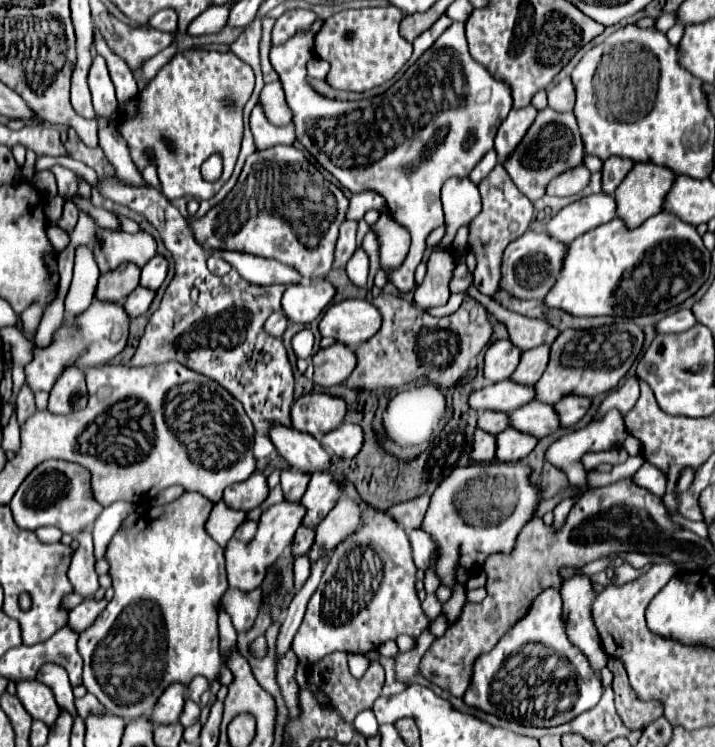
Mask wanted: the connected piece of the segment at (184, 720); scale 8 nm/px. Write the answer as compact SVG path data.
M185 696L185 706L183 706L183 712L181 712L179 724L185 724L185 726L193 724L193 722L199 718L199 712L201 712L199 704L195 704L193 700L189 700L189 698Z

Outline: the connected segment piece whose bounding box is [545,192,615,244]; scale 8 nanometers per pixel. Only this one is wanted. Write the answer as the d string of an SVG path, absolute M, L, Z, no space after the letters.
M591 194L583 196L581 200L565 206L559 210L547 224L545 232L547 236L553 236L555 240L567 244L569 240L575 240L577 236L593 230L595 226L601 226L615 218L615 204L611 196Z

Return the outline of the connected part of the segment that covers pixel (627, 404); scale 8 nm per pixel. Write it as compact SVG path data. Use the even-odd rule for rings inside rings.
M627 378L623 382L623 386L619 386L617 390L609 392L607 398L599 404L597 408L597 414L595 414L595 420L601 420L609 410L619 410L621 416L625 416L637 402L639 398L639 384L637 384L637 378Z

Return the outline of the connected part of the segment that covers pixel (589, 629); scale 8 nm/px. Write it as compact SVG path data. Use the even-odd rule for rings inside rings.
M575 576L561 584L563 612L561 618L565 622L567 636L571 644L575 644L581 654L589 660L593 672L601 672L607 664L605 650L597 640L597 630L593 628L593 620L589 616L593 604L593 588L587 576Z

